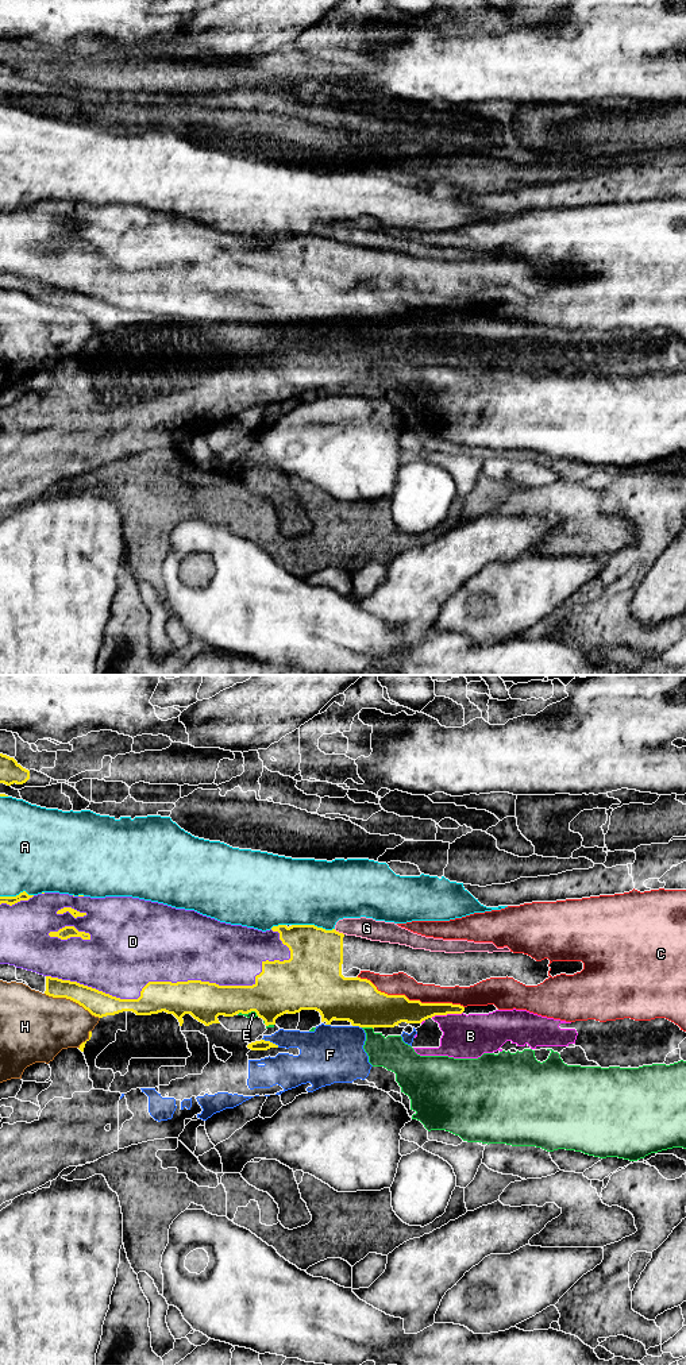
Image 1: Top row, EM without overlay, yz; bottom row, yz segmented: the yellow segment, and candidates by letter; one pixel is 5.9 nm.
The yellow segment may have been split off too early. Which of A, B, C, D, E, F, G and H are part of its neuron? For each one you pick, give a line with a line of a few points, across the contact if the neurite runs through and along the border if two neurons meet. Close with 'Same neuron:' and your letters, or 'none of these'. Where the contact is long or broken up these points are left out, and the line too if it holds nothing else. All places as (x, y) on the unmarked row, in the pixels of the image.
Same neuron: E

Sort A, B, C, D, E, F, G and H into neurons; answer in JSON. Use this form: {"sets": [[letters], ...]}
{"sets": [["A", "G"], ["B", "F"], ["C"], ["D"], ["E"], ["H"]]}

